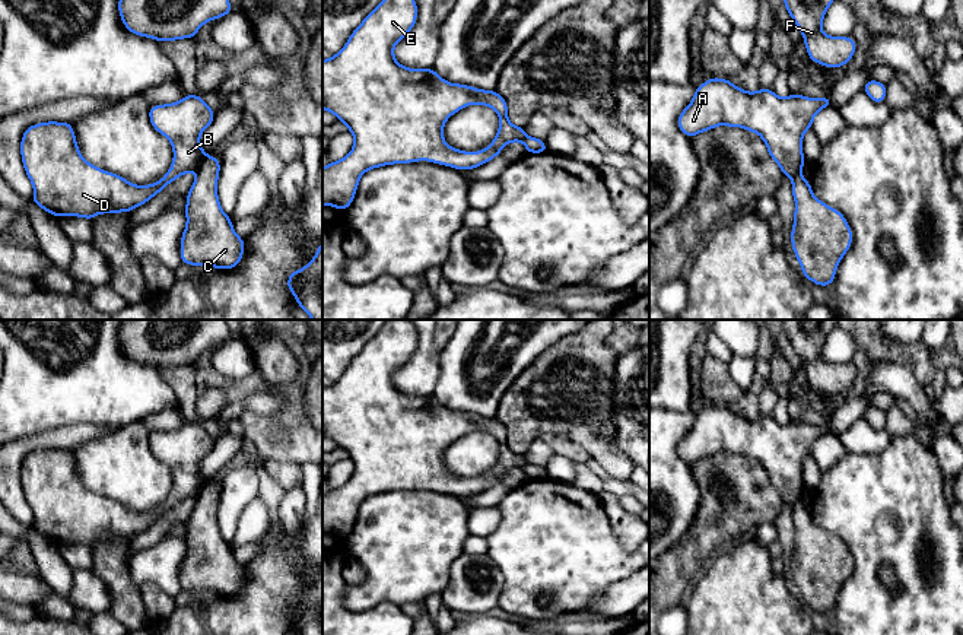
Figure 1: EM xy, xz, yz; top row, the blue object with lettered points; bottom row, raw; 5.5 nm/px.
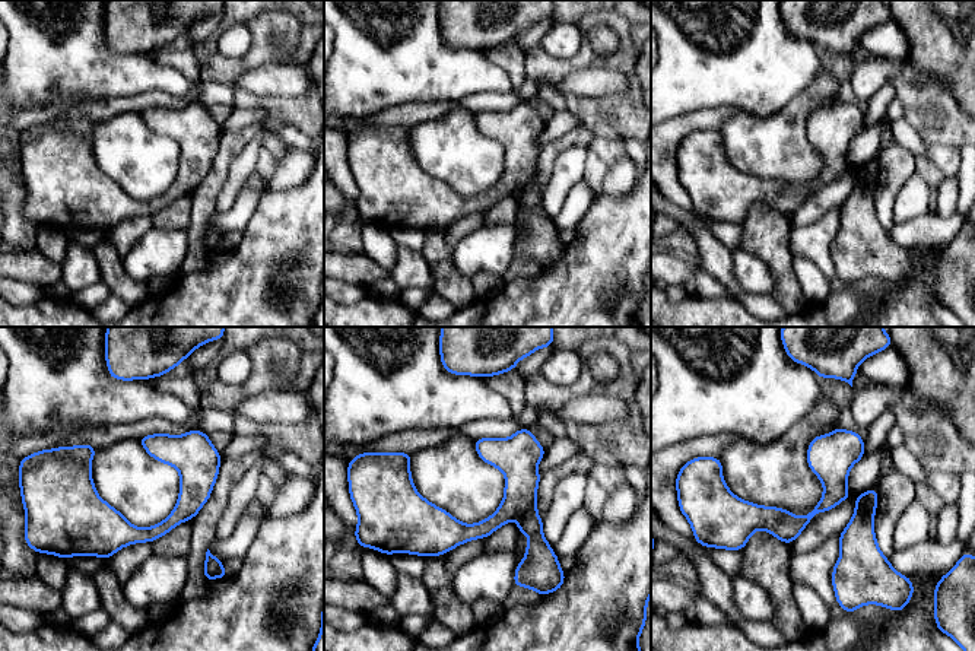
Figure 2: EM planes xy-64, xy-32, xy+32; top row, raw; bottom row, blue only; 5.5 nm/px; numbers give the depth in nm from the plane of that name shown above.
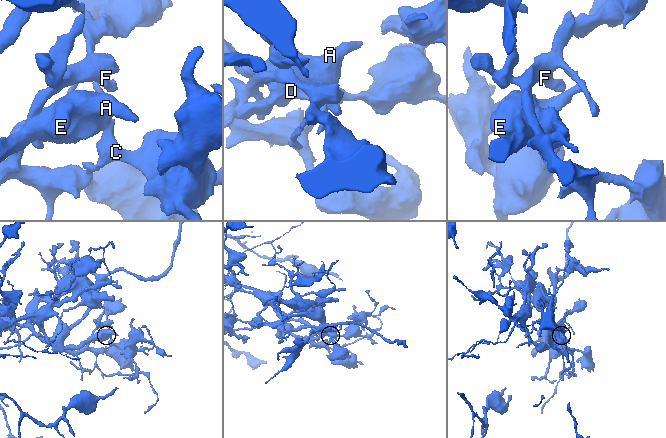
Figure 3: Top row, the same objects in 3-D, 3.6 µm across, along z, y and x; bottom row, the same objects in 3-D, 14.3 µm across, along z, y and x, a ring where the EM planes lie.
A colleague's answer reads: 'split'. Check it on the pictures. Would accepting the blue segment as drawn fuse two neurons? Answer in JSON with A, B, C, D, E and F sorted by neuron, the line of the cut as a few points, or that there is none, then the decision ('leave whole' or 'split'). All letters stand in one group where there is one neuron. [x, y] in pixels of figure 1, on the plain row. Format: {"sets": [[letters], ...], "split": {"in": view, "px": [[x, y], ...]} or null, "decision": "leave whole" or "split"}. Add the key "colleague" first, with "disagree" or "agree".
{"colleague": "agree", "sets": [["A", "B", "D", "E"], ["C", "F"]], "split": {"in": "xy", "px": [[206, 483], [197, 499]]}, "decision": "split"}

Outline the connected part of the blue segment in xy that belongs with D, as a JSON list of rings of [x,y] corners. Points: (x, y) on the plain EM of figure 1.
[[[185,422],[175,431],[150,432],[149,447],[172,470],[174,477],[169,498],[150,512],[134,512],[85,488],[71,450],[29,453],[20,467],[20,483],[34,512],[32,528],[55,544],[92,547],[101,540],[130,540],[178,504],[198,499],[206,485],[200,461],[214,447],[213,436],[201,423]]]

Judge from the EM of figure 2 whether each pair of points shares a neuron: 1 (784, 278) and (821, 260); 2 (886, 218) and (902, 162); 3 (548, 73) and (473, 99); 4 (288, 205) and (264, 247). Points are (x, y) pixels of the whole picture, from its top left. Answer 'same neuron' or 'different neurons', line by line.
1: different neurons
2: same neuron
3: different neurons
4: same neuron

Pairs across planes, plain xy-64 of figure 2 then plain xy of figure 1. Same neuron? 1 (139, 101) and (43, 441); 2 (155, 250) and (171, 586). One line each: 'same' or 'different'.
1: same
2: same

